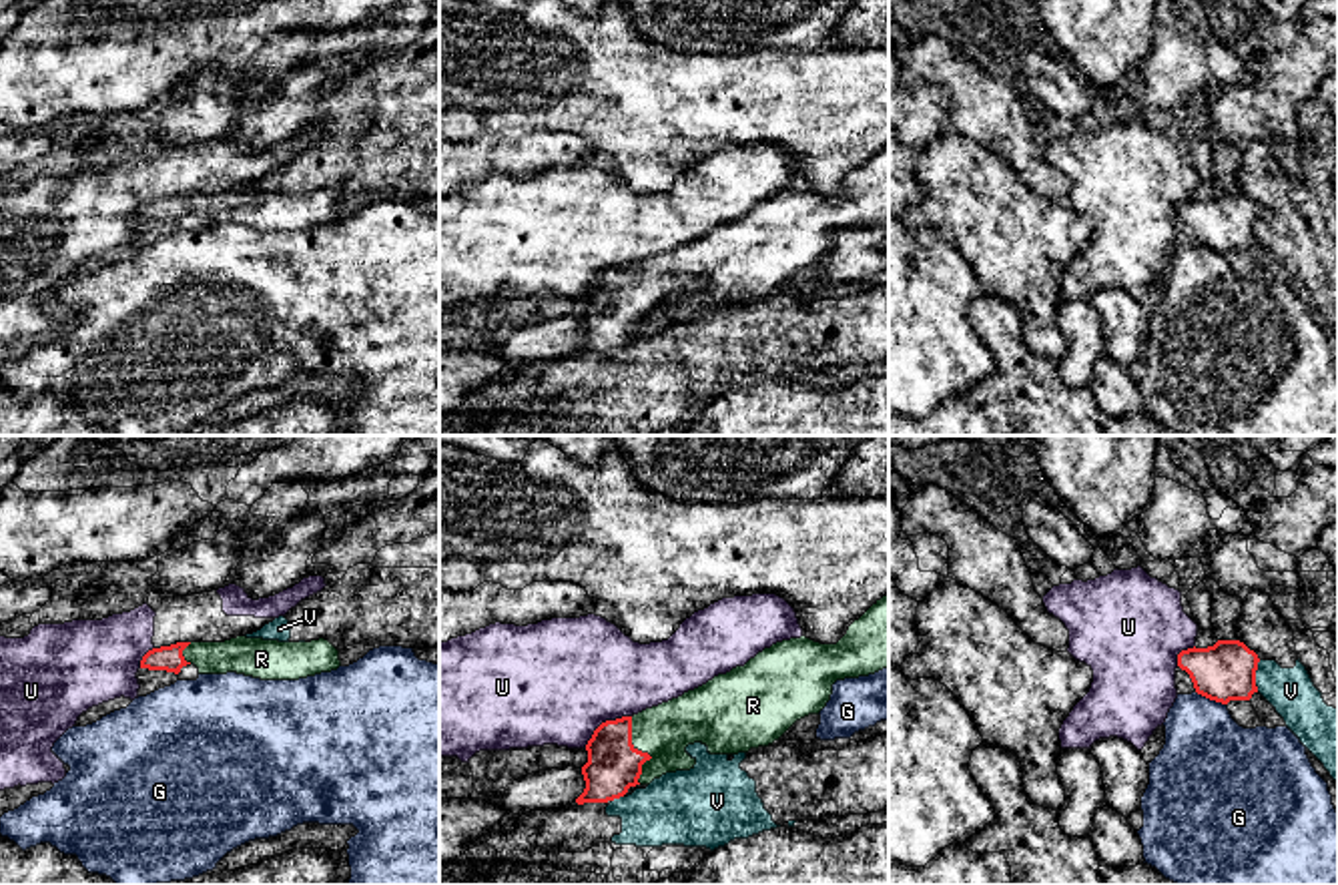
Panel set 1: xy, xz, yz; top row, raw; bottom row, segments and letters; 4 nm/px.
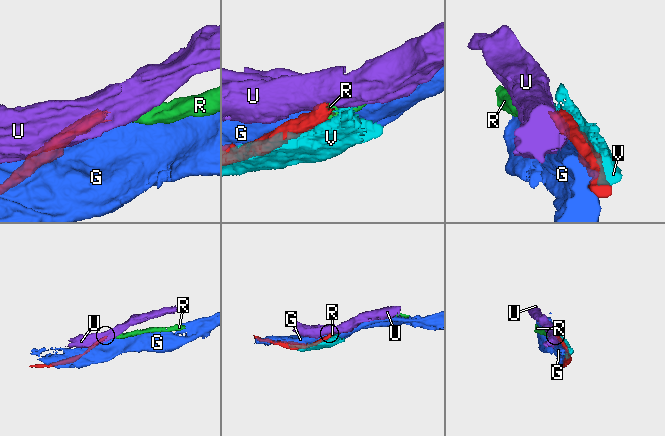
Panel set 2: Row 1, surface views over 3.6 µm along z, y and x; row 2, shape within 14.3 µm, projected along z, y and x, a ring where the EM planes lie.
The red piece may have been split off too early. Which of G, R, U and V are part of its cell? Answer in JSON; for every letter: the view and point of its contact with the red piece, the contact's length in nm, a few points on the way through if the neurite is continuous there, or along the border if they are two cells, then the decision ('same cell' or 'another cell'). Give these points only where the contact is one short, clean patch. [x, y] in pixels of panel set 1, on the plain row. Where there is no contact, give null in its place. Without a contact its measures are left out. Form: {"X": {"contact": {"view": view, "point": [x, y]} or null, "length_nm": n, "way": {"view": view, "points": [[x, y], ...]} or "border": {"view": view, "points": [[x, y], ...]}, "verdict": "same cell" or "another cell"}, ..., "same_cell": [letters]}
{"G": {"contact": {"view": "yz", "point": [1210, 249]}, "length_nm": 130, "verdict": "another cell"}, "R": {"contact": {"view": "xz", "point": [640, 302]}, "length_nm": 280, "way": {"view": "xz", "points": [[614, 316], [628, 302], [640, 302], [664, 281]]}, "verdict": "same cell"}, "U": {"contact": {"view": "xz", "point": [606, 271]}, "length_nm": 240, "border": {"view": "xz", "points": [[630, 265], [606, 269], [584, 298]]}, "verdict": "another cell"}, "V": {"contact": {"view": "yz", "point": [1254, 227]}, "length_nm": 130, "verdict": "another cell"}, "same_cell": ["R"]}

